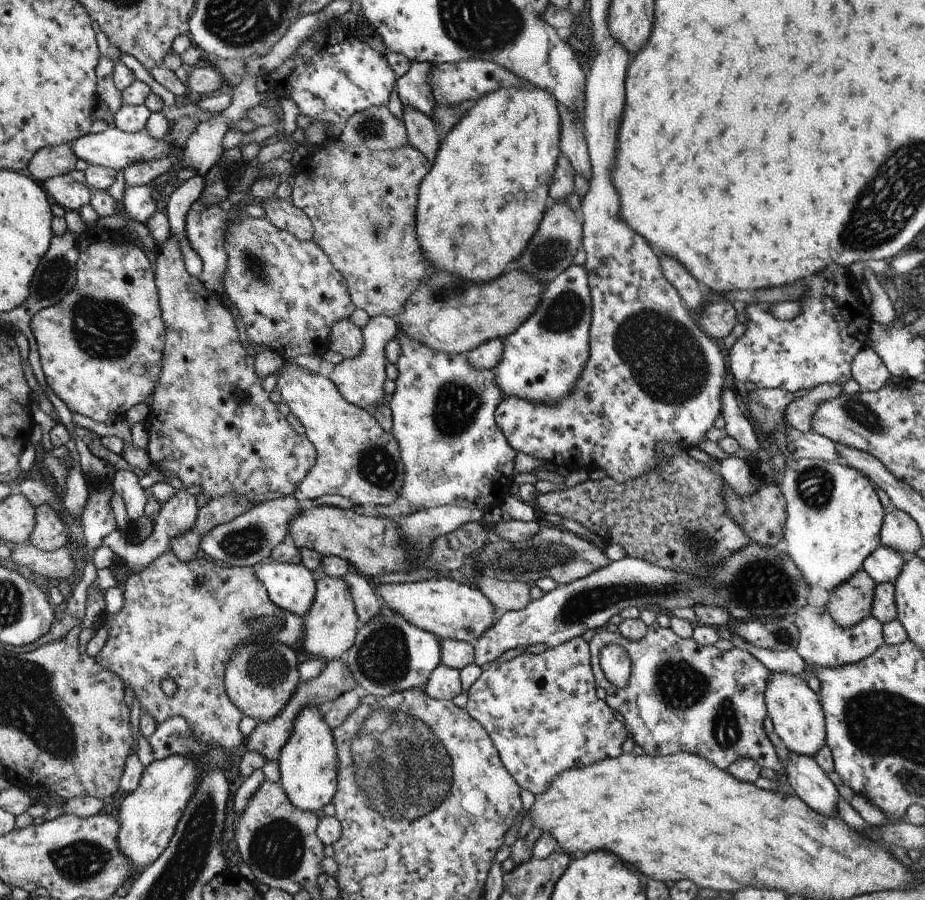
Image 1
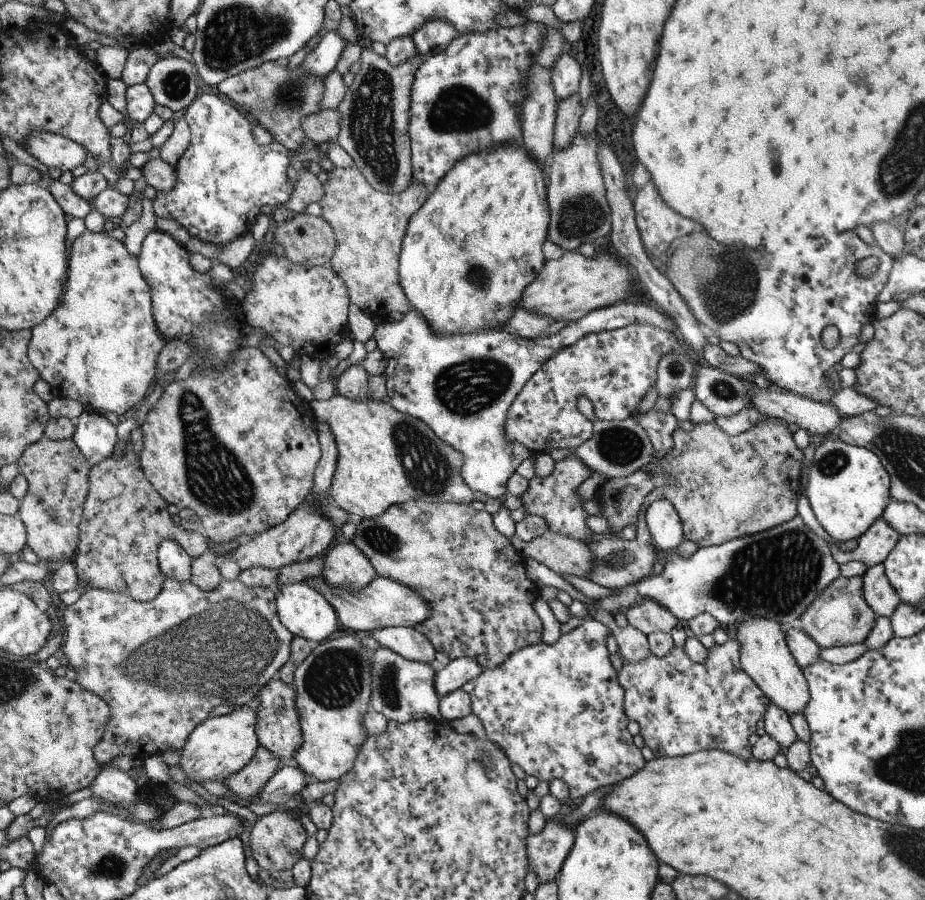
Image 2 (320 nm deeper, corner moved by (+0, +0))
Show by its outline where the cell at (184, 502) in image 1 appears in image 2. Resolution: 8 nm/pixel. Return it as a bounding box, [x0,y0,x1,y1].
[161,539,190,582]

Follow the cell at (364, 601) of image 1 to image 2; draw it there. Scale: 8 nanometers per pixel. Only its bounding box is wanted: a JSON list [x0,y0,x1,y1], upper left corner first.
[371,627,436,664]

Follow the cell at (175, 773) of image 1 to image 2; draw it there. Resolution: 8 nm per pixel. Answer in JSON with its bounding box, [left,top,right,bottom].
[179,708,260,786]

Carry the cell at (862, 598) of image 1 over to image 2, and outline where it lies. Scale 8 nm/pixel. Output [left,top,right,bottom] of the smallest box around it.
[796,577,877,649]

